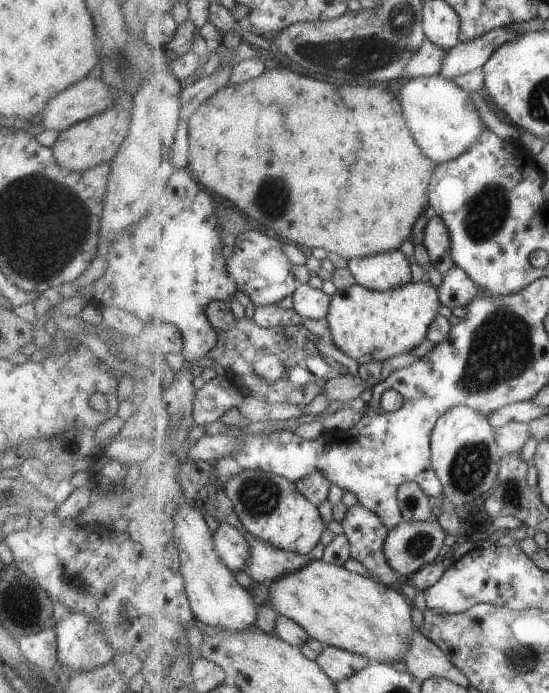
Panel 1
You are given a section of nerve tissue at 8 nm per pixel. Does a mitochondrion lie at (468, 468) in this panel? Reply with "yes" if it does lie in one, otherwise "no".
yes

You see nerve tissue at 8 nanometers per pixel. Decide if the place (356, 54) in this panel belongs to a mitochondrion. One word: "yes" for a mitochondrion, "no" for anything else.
yes

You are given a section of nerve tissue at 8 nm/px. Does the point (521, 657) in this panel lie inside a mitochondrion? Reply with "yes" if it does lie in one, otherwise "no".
yes

